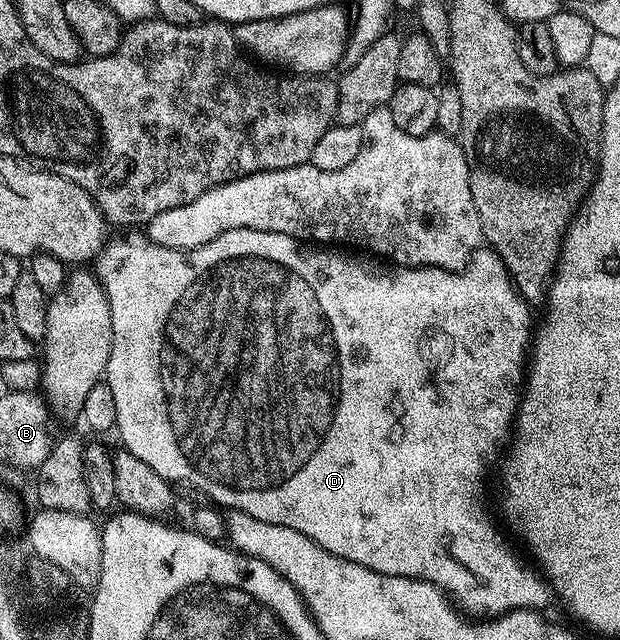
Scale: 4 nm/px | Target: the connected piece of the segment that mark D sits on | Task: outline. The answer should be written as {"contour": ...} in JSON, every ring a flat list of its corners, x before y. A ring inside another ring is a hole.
{"contour":[[233,229,221,233,213,241,209,241,200,247,194,247,191,251,178,251,168,247,157,246,149,241,139,239,115,239,104,246,98,256,97,274,103,283,103,288,109,301,111,310,111,320,113,321,113,345,109,353,107,370,105,372,105,382,108,389,113,393,113,401,117,401,117,435,123,438,122,446,133,457,137,457,153,469,161,478,167,480,172,485,178,483,188,483,191,487,199,487,203,495,208,495,212,504,218,505,223,509,249,513,249,517,257,517,257,521,269,521,269,525,283,525,285,529,297,529,297,533,303,533,321,549,333,553,337,557,345,557,345,561,357,561,357,565,365,565,377,573,386,575,400,575,410,579,423,579,431,583,434,587,450,593,466,610,483,611,488,616,494,617,508,611,522,611,524,609,542,608,543,594,549,591,548,584,544,576,538,570,534,571,531,567,526,567,519,560,519,555,507,544,505,536,499,532,499,527,495,524,495,519,491,516,489,508,483,504,483,495,479,490,483,487,483,478,487,475,487,466,495,459,495,454,499,451,499,439,503,439,507,434,512,434,513,428,517,423,521,396,525,391,525,372,529,367,529,348,533,343,533,327,531,331,531,311,522,295,515,290,514,283,511,282,510,275,507,274,505,265,495,256,495,252,490,249,480,249,471,256,462,272,443,271,440,267,400,267,395,265,383,265,378,267,370,258,364,257,359,253,346,255,343,249,328,249,323,245,308,245,286,235,285,233,273,233,272,231,258,231,257,229],[459,563,483,586,483,591,467,591,463,583,459,583]]}

